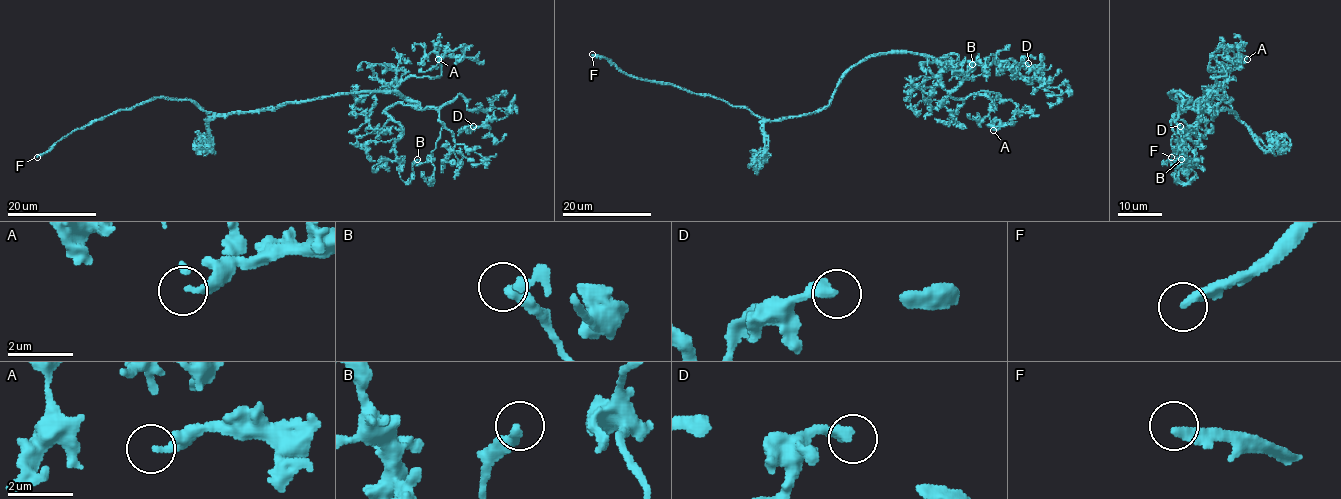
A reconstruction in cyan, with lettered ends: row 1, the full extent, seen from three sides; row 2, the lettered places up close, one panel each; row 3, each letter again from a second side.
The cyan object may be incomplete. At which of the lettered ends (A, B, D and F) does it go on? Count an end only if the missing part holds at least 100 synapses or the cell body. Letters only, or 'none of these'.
F

